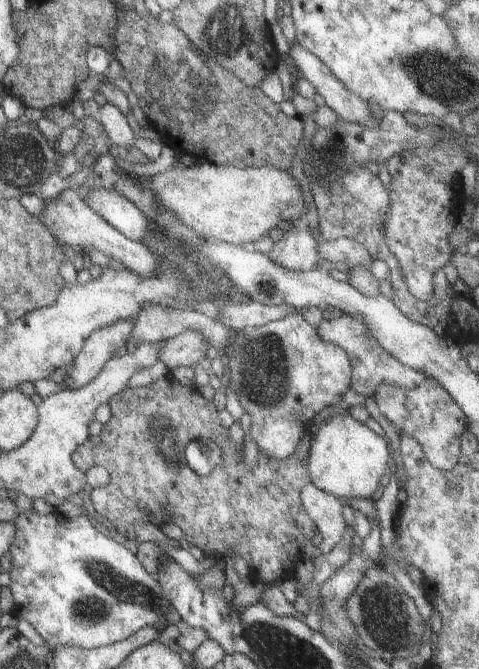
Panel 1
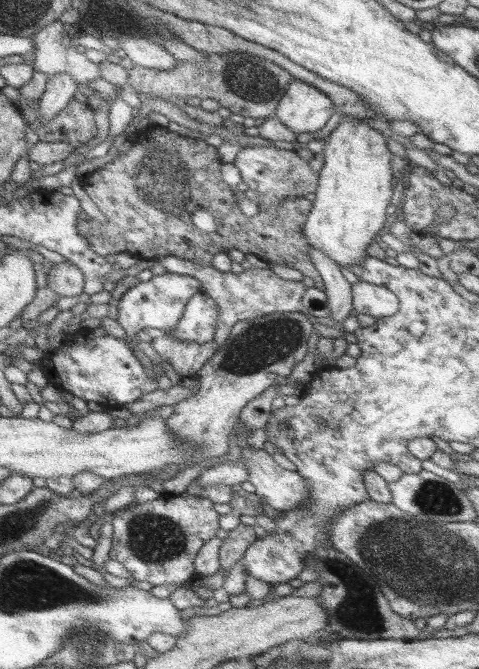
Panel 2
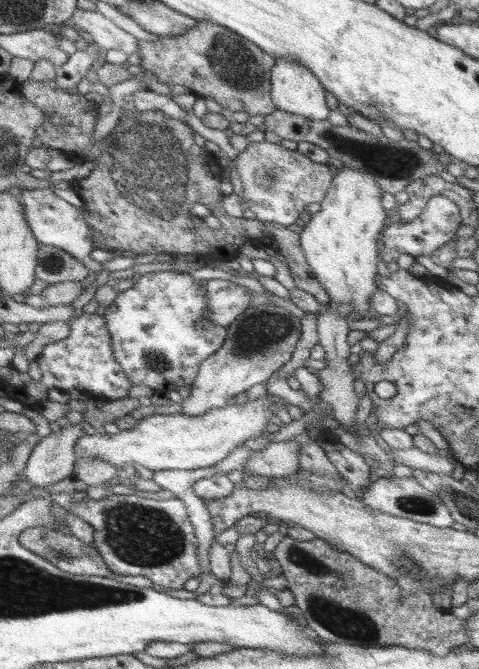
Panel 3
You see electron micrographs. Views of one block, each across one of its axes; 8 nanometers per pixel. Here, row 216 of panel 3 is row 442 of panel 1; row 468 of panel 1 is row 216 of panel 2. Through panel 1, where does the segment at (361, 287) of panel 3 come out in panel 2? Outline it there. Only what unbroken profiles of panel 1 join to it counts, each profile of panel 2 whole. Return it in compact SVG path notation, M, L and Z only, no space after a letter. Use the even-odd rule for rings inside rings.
M344 116L323 140L320 151L323 163L301 232L309 247L320 250L339 266L351 268L367 255L365 247L388 219L385 208L394 183L390 165L392 153L387 149L383 134L355 117Z

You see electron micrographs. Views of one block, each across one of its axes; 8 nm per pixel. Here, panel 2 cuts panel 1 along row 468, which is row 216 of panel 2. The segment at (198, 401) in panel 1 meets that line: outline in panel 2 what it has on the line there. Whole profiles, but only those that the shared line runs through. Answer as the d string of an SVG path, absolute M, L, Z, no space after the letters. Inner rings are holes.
M128 124L123 131L126 137L130 137L133 147L105 163L102 168L79 177L80 186L106 218L104 224L99 224L80 213L75 222L79 238L85 239L96 255L104 257L107 254L127 252L136 259L176 256L199 266L210 266L214 254L226 253L229 248L235 248L242 253L255 254L268 264L284 264L295 268L304 278L311 278L313 287L322 288L320 276L308 257L308 242L301 232L312 202L305 197L291 197L280 200L274 207L258 208L256 214L247 217L237 207L232 189L221 180L219 168L222 162L216 147L200 139L172 133L168 127L159 125L150 125L140 131L139 126ZM201 214L211 223L217 224L211 224L209 228L197 224L196 217Z

